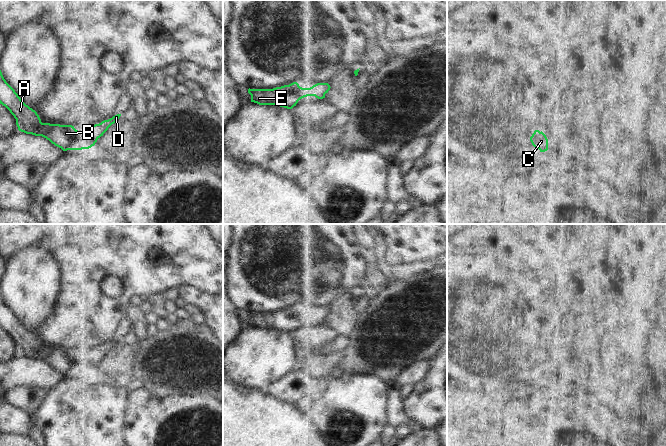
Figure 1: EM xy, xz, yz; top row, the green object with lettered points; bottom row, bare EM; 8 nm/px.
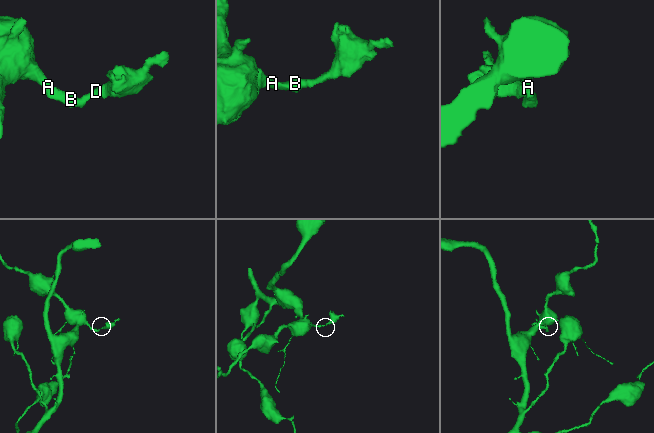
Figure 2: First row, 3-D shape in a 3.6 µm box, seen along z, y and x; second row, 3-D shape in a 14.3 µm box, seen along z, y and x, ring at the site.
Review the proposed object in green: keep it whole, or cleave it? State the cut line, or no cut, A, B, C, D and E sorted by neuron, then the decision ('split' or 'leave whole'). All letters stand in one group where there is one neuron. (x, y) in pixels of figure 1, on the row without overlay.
no cut; A B C D E; leave whole

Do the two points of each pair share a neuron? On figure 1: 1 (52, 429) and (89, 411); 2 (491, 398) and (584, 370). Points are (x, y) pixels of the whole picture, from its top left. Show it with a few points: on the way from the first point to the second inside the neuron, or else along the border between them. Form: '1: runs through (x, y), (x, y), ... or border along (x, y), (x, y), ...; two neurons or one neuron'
1: runs through (61, 420), (63, 418), (80, 418); one neuron
2: border along (573, 372), (594, 387); two neurons

